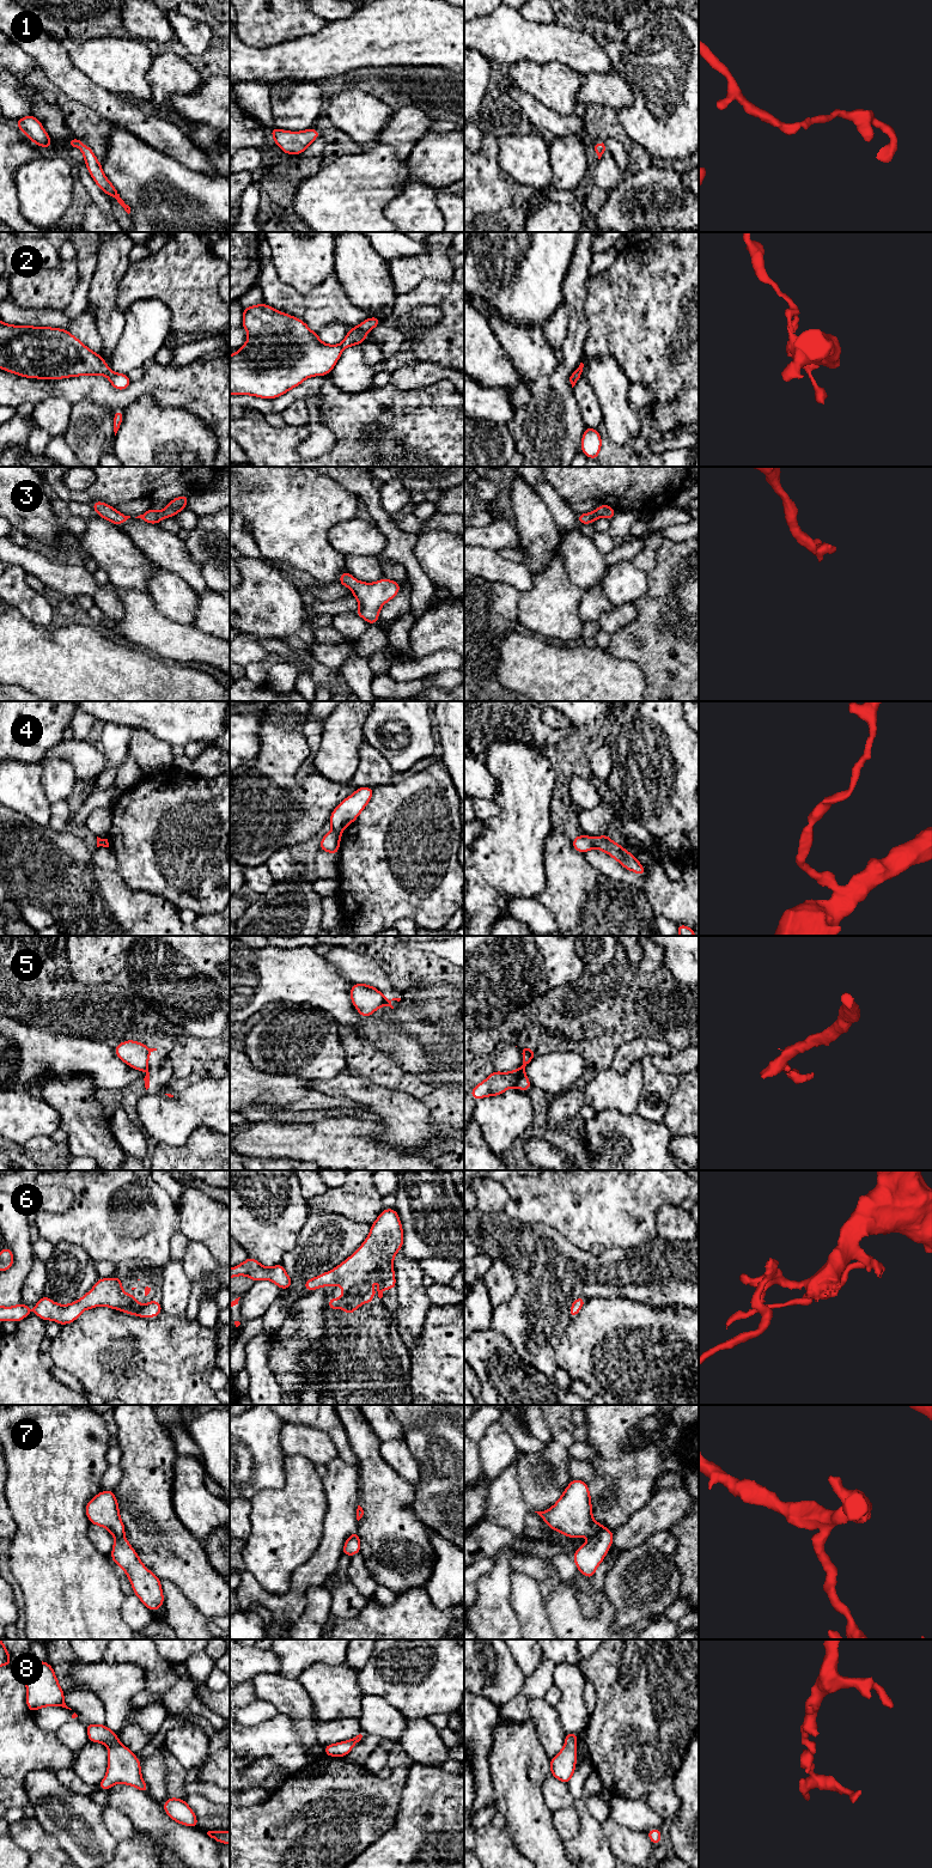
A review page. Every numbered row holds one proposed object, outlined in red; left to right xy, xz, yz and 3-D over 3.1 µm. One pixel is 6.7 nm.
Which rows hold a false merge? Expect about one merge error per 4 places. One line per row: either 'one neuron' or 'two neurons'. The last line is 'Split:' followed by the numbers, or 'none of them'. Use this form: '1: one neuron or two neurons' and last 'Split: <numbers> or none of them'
1: one neuron
2: one neuron
3: one neuron
4: two neurons
5: two neurons
6: one neuron
7: one neuron
8: one neuron
Split: 4, 5

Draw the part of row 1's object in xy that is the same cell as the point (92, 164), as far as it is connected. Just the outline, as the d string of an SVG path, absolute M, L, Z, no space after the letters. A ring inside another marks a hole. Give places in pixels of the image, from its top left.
M73 138L68 140L68 148L71 147L79 147L84 159L85 159L85 165L96 182L96 184L109 196L112 196L114 199L117 200L117 202L124 208L124 211L129 214L130 213L130 207L124 203L124 201L120 197L118 191L116 188L111 184L111 182L106 178L102 170L102 165L96 158L93 151L87 146L81 142L80 139Z

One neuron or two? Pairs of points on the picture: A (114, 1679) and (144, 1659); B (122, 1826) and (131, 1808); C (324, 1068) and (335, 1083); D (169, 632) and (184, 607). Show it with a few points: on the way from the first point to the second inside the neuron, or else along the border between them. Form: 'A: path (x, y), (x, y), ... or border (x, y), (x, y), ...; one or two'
A: border (108, 1662), (133, 1662), (151, 1675); two
B: border (108, 1803), (120, 1809), (136, 1830); two
C: border (341, 1072), (333, 1077), (315, 1081); two
D: border (154, 603), (154, 607), (166, 618), (192, 626); two

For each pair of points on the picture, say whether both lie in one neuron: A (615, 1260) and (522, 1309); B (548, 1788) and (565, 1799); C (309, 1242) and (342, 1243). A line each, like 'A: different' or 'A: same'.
A: same
B: same
C: same

